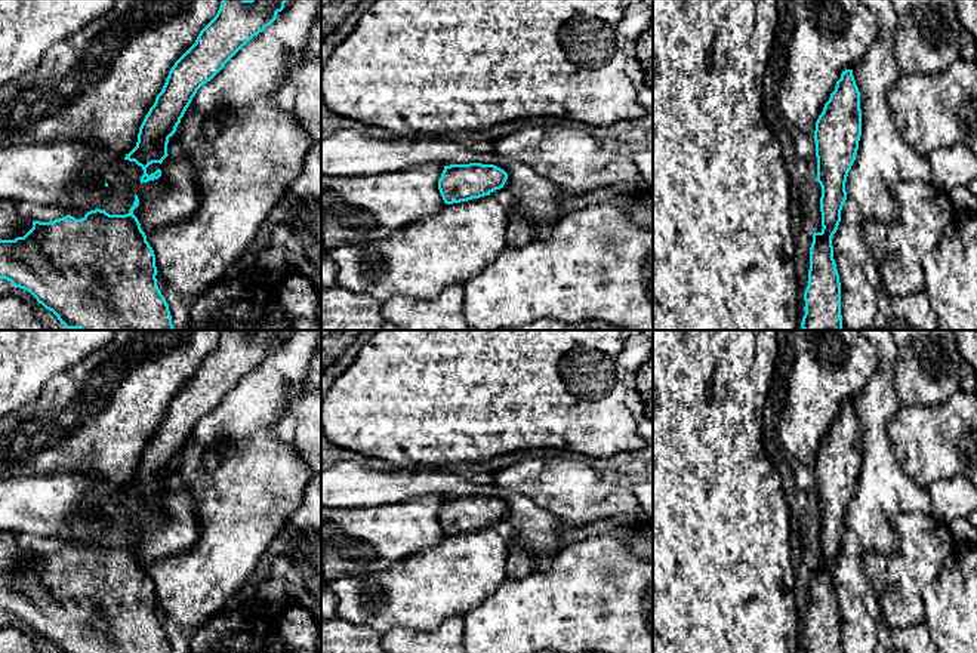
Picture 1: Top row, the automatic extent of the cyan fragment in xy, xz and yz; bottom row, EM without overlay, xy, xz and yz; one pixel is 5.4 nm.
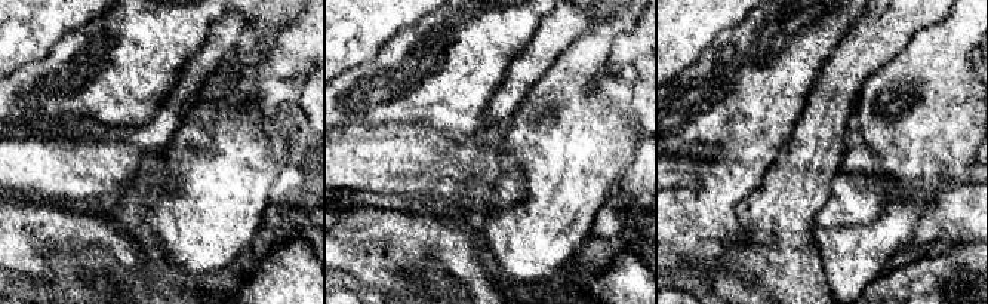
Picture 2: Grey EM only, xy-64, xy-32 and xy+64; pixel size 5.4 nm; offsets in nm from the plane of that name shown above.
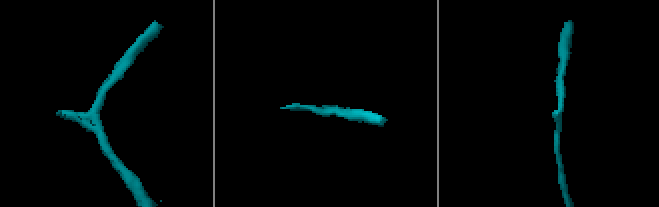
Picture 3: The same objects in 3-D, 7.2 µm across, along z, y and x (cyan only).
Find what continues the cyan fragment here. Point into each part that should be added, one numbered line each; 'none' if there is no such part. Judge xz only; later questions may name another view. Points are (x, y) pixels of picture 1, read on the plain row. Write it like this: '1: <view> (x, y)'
none

